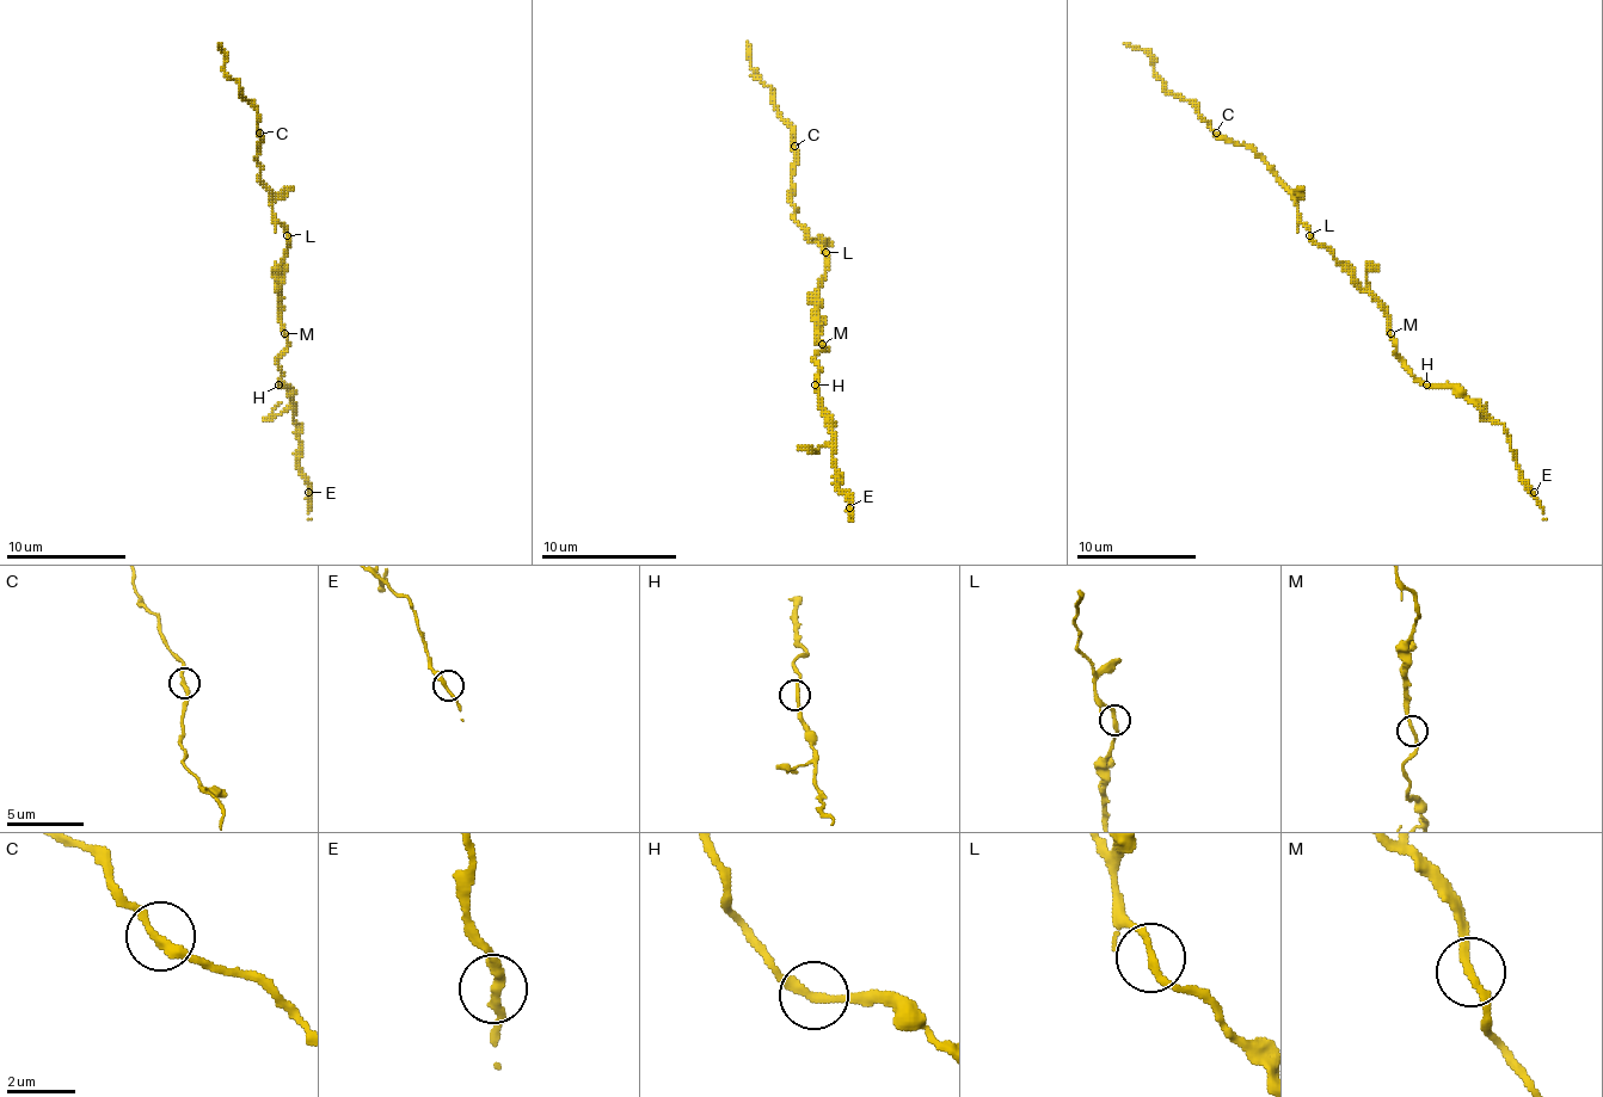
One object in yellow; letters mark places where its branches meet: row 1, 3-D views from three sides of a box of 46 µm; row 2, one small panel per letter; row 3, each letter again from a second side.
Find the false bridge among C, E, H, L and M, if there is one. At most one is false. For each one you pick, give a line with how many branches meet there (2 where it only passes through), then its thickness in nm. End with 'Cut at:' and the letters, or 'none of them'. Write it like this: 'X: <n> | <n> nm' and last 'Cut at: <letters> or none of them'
Cut at: none of them

